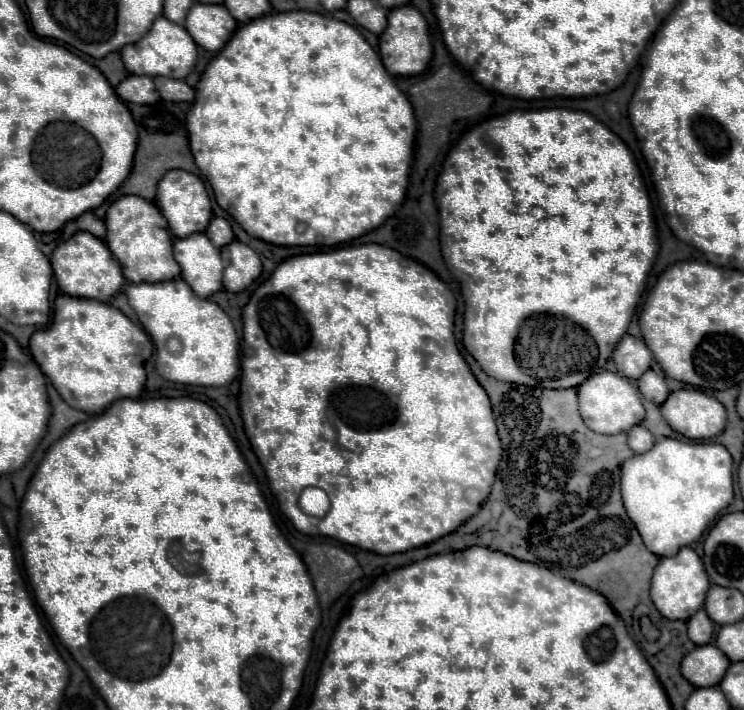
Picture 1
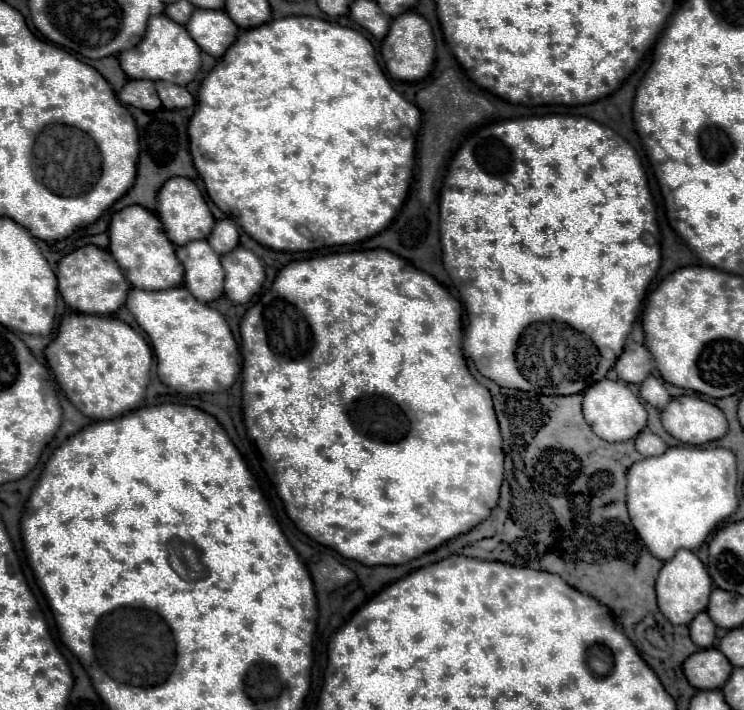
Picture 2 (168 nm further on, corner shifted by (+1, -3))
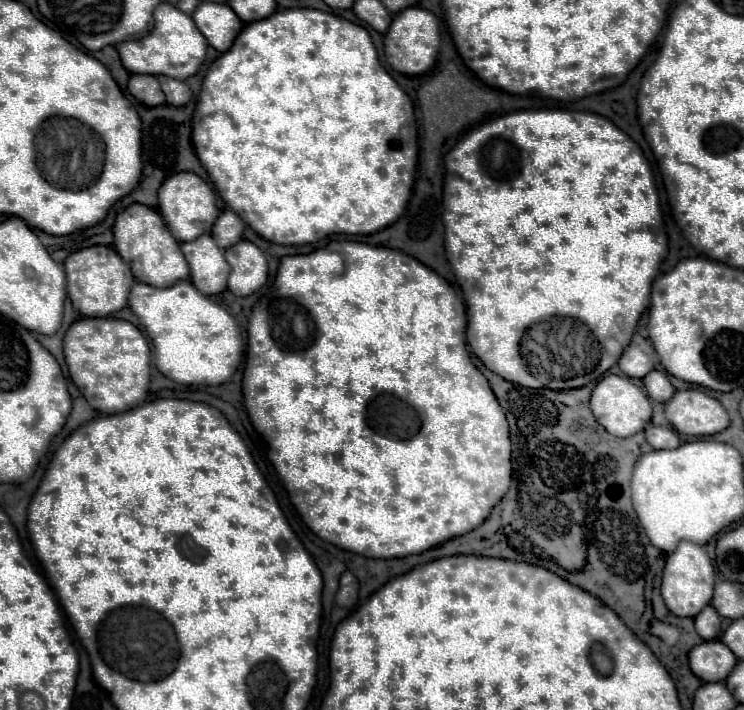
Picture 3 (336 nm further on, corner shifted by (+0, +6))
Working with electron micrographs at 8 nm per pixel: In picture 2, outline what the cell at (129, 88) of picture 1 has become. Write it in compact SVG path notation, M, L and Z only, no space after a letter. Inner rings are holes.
M128 81L118 93L118 99L124 105L132 105L142 111L156 111L162 105L154 89L154 81Z

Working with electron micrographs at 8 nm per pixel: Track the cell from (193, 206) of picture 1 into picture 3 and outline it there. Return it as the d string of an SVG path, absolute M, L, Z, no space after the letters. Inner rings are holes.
M179 172L163 182L159 188L159 212L179 242L189 242L197 236L209 234L219 216L213 190L193 172Z

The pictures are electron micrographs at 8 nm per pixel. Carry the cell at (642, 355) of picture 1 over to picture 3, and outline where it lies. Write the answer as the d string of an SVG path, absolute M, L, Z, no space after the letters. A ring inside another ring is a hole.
M635 334L631 344L619 358L619 368L629 378L645 378L657 364L657 354L647 338Z

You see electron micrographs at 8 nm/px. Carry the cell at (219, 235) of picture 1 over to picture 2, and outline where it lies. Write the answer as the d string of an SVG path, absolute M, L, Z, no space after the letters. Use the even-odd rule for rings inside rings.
M230 219L216 221L216 225L208 237L208 243L212 245L212 249L216 249L218 255L232 251L238 245L238 225Z

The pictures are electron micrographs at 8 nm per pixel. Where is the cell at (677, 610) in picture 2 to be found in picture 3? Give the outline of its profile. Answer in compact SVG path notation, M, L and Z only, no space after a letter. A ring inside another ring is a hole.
M681 542L673 554L667 556L667 564L663 568L663 582L661 582L661 596L665 600L665 606L675 616L689 616L695 618L705 604L713 598L713 586L715 586L715 570L711 564L711 558L707 552L693 544L693 542Z

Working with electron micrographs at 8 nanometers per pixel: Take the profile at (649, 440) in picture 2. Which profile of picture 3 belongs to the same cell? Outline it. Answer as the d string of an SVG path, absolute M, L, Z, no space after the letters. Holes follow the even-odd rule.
M649 424L645 428L645 436L647 436L647 442L655 450L659 450L659 448L677 448L681 444L681 438L677 436L677 432L669 430L669 428L663 428L663 426Z

